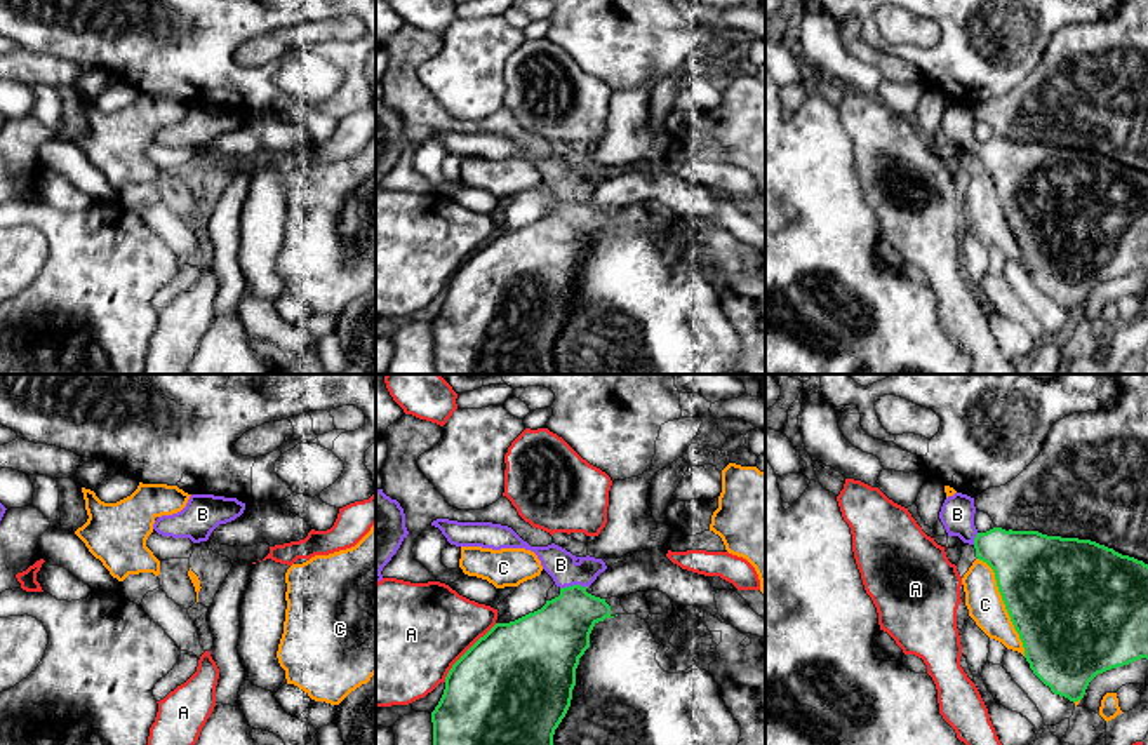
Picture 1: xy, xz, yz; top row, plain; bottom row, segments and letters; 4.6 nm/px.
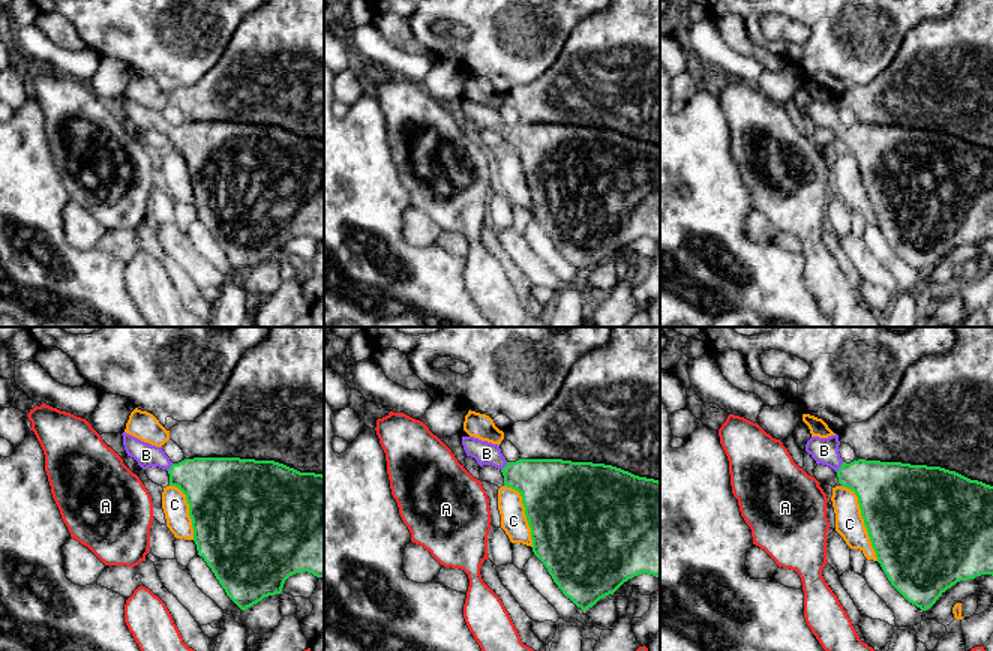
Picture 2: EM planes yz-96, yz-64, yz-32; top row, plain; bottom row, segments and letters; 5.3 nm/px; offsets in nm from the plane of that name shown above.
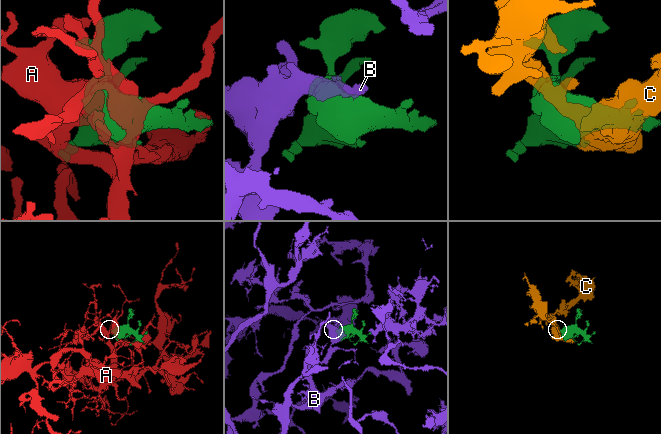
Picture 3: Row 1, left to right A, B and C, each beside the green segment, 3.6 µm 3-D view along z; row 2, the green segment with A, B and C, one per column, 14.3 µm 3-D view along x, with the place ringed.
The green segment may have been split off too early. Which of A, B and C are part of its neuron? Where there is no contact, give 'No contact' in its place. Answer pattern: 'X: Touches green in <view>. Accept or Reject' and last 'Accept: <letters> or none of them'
A: Touches green in xz. Reject
B: Touches green in xz. Accept
C: Touches green in yz. Reject
Accept: B

